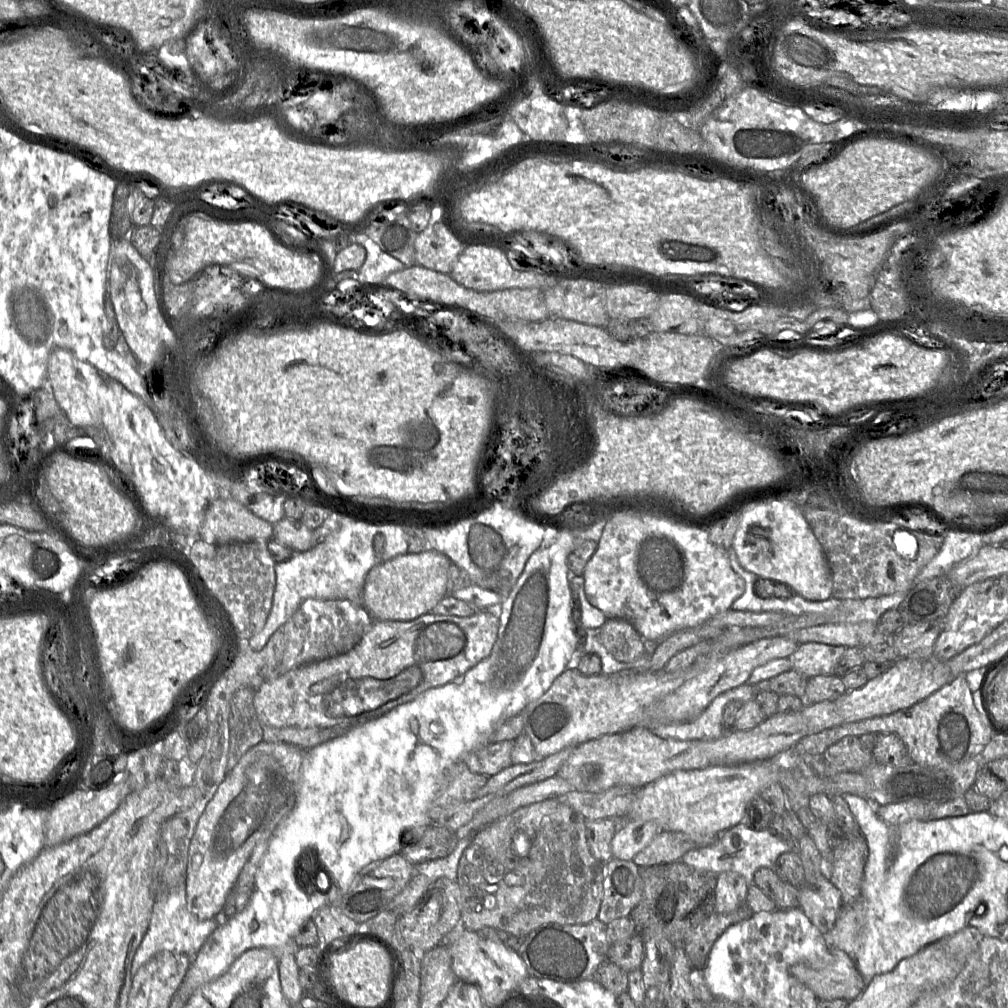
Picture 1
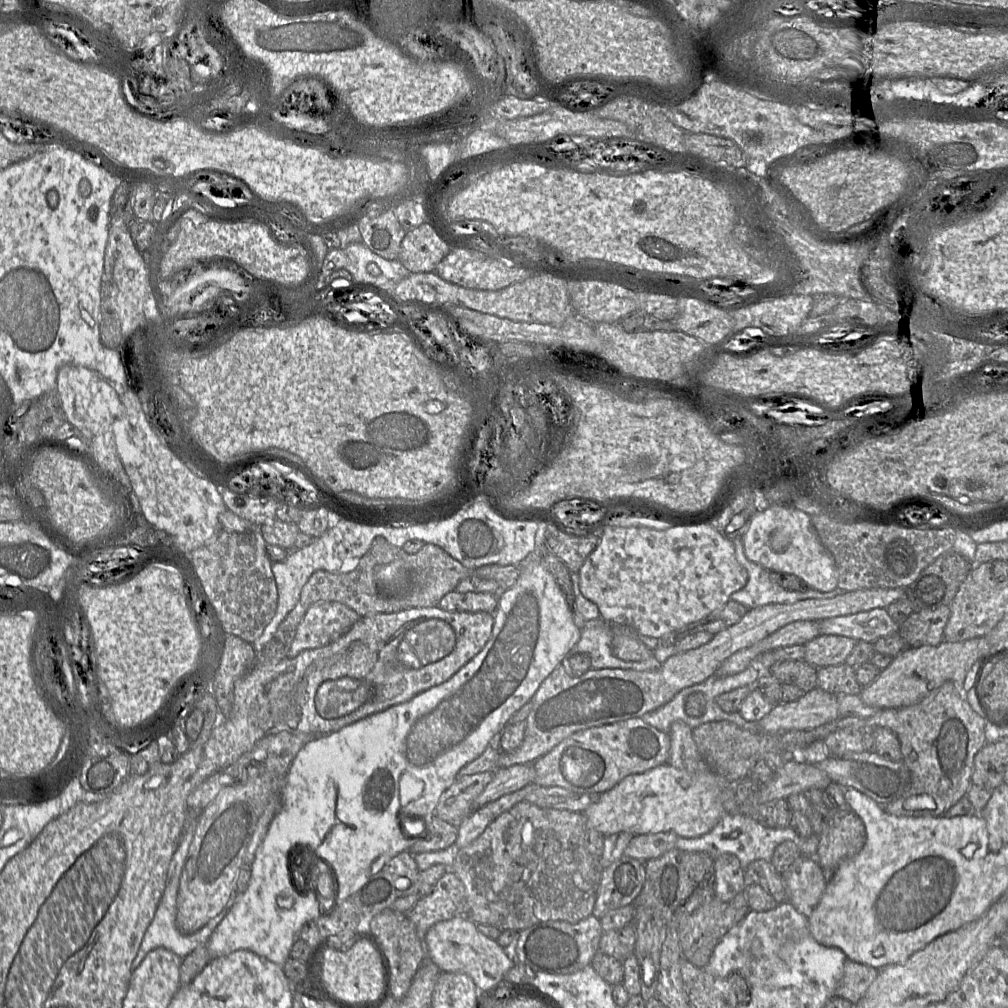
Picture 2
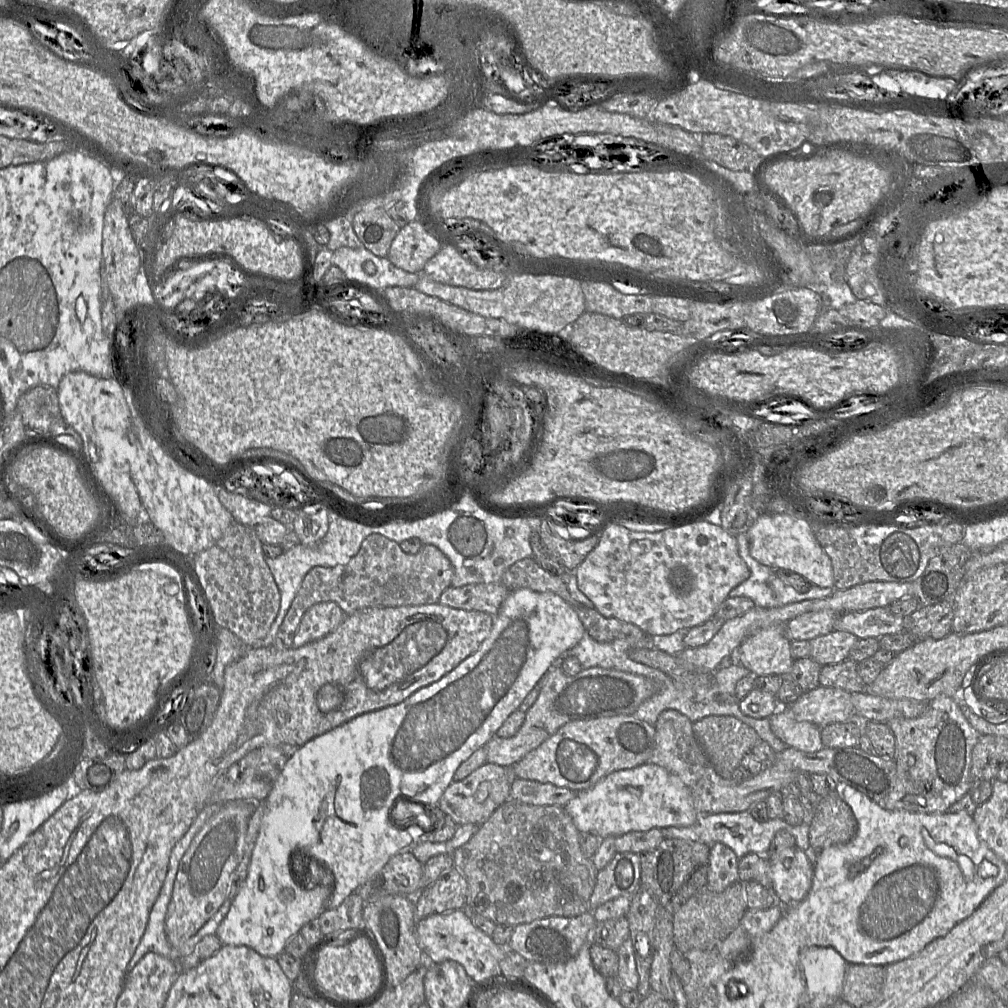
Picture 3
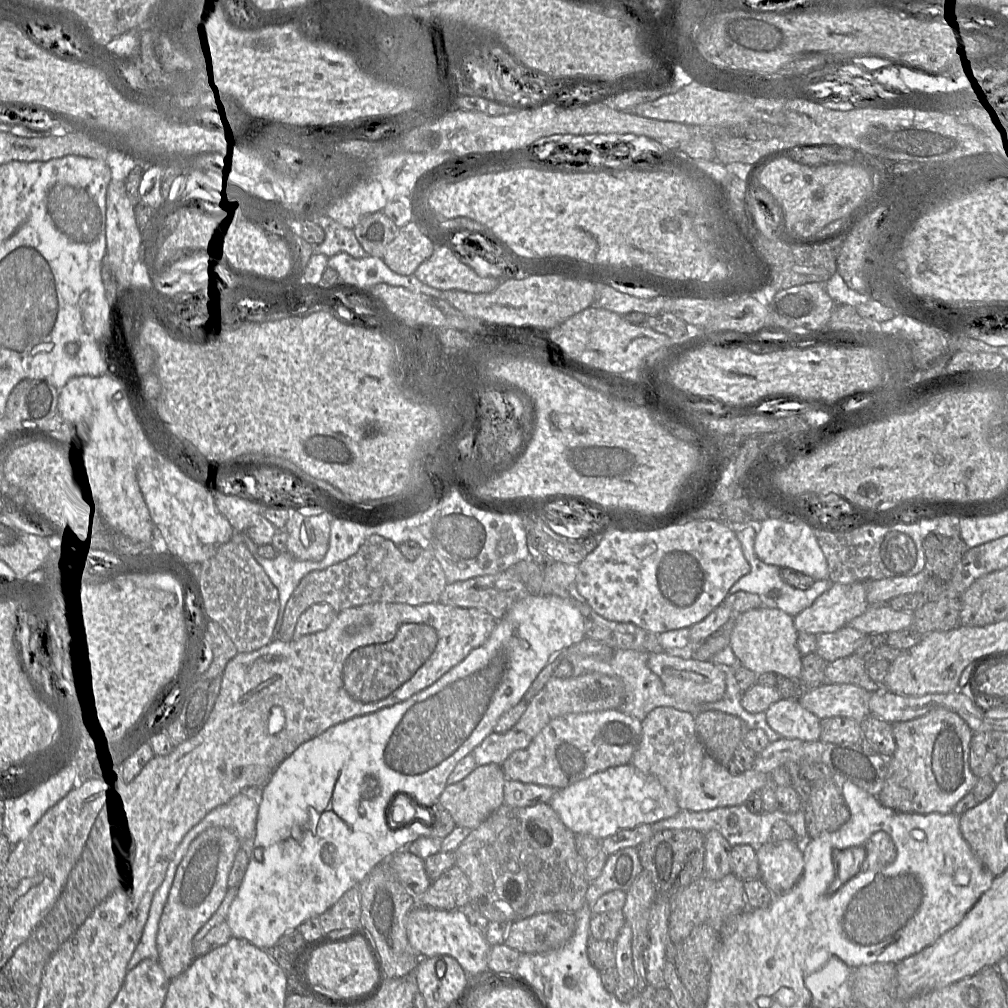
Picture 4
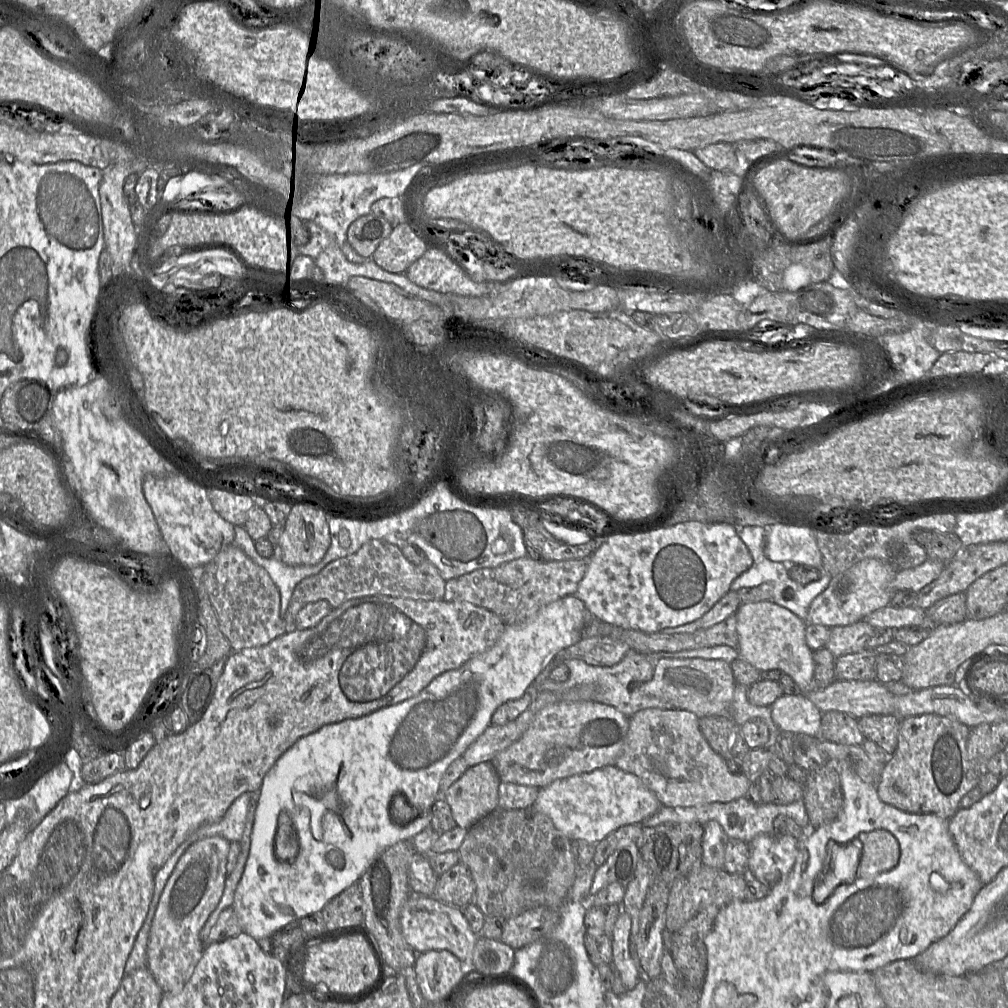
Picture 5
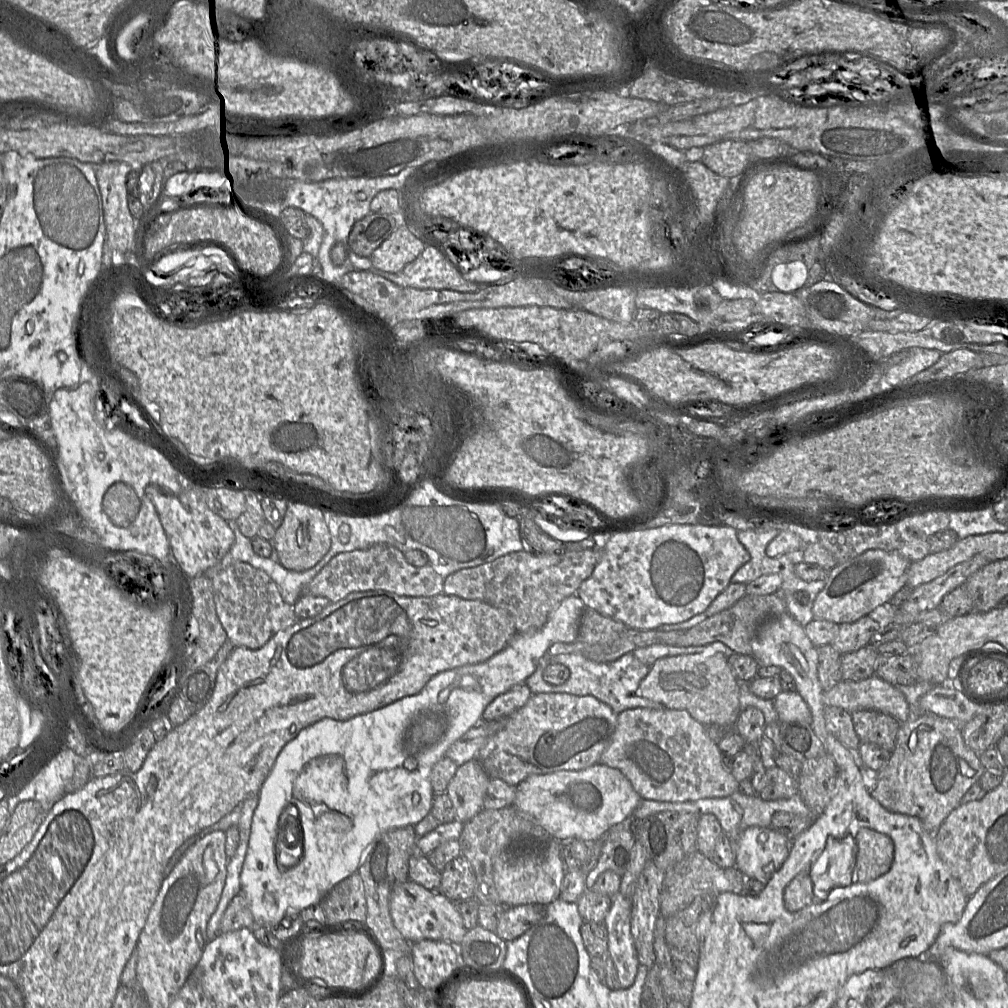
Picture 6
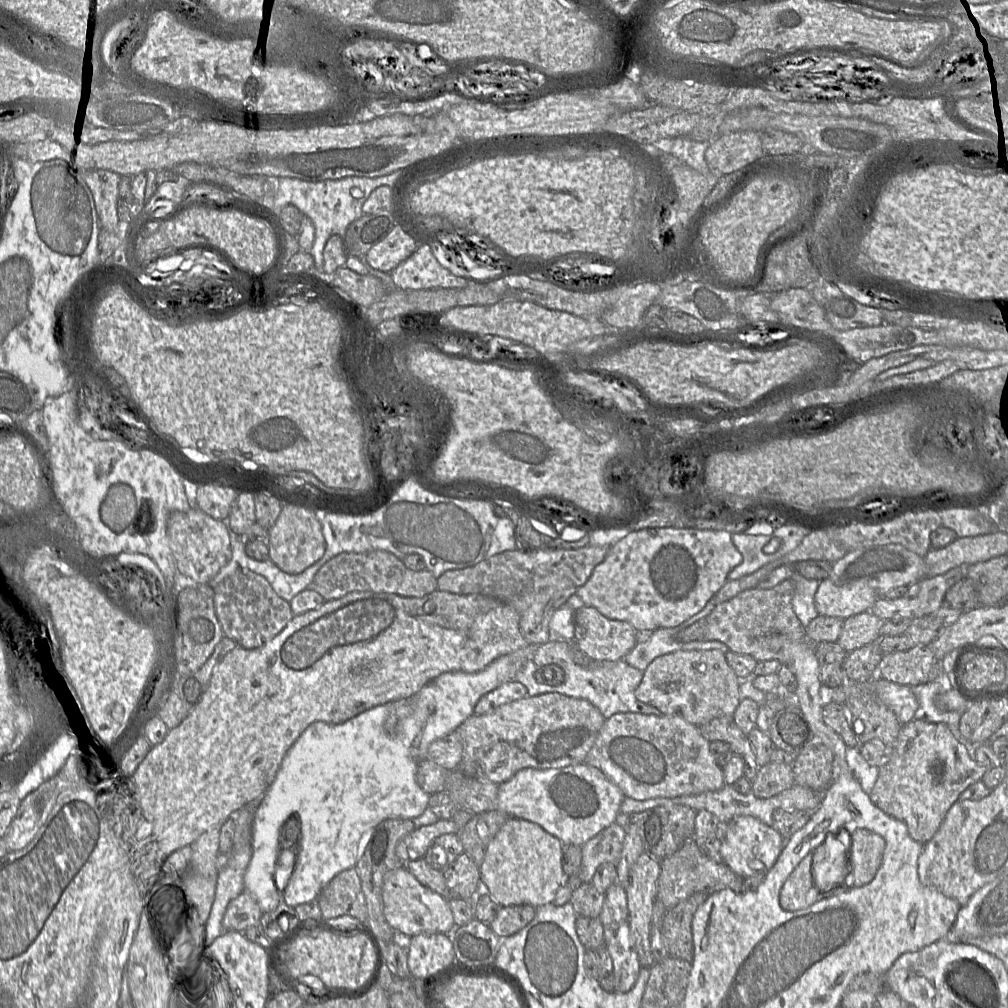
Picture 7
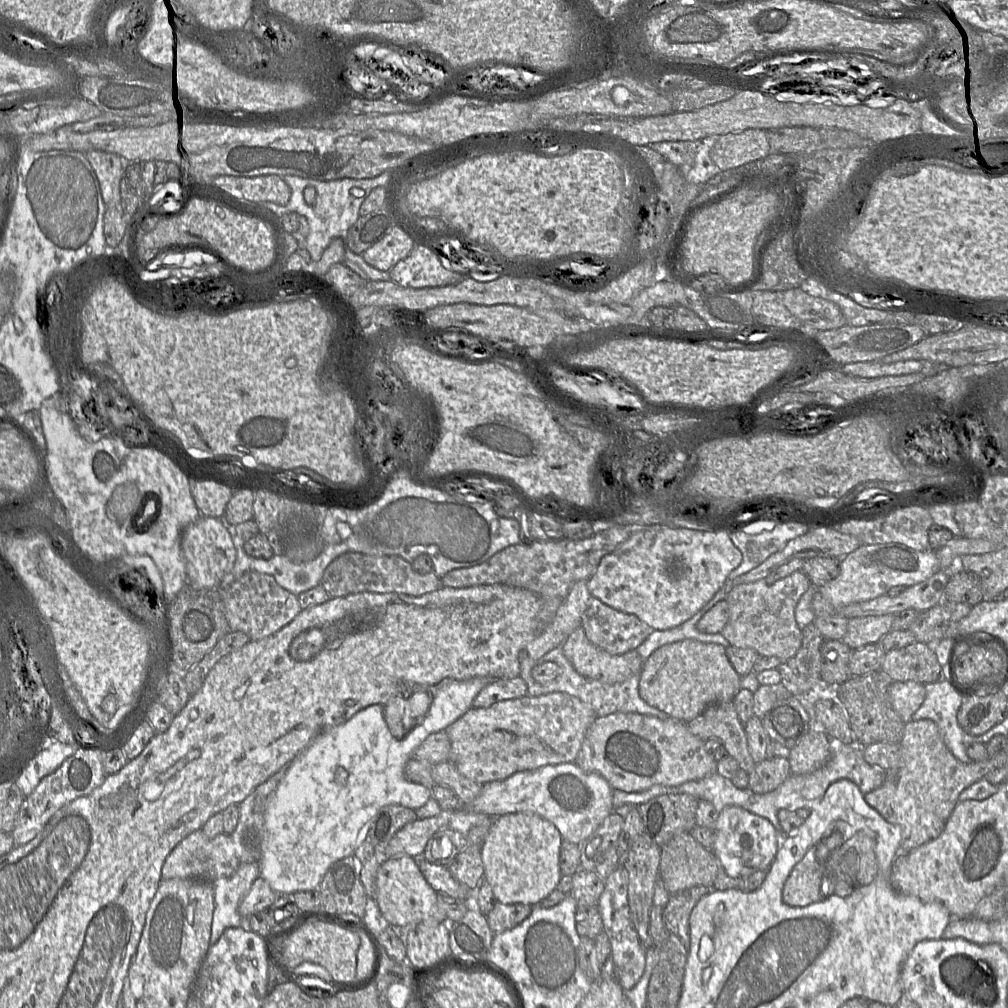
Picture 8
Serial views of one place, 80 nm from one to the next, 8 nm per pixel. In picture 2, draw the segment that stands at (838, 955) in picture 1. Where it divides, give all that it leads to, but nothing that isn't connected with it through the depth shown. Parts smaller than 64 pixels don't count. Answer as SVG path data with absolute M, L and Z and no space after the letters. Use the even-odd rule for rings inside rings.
M847 958L844 964L844 974L835 991L835 997L843 998L855 1005L864 997L878 972L876 968Z

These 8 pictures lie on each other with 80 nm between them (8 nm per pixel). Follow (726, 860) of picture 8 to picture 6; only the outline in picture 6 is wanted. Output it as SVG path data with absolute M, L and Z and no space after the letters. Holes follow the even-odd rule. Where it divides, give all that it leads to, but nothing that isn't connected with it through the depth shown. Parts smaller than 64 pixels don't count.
M751 826L737 837L735 867L746 878L766 884L778 871L790 851L788 838L773 828Z

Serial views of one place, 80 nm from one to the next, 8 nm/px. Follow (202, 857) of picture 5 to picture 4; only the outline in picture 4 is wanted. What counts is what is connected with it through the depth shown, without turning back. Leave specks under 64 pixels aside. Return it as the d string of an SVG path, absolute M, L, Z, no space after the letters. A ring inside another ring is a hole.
M212 827L200 833L180 861L160 917L157 932L158 962L169 980L182 974L194 961L193 938L212 917L228 890L228 877L241 843L225 827Z

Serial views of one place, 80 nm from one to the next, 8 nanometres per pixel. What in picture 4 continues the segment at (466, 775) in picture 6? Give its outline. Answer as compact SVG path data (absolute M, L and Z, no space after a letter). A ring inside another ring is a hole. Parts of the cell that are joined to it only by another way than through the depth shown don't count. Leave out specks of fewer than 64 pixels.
M499 764L477 765L461 781L447 785L438 802L451 814L457 826L467 827L472 830L504 803L506 779L503 768Z

